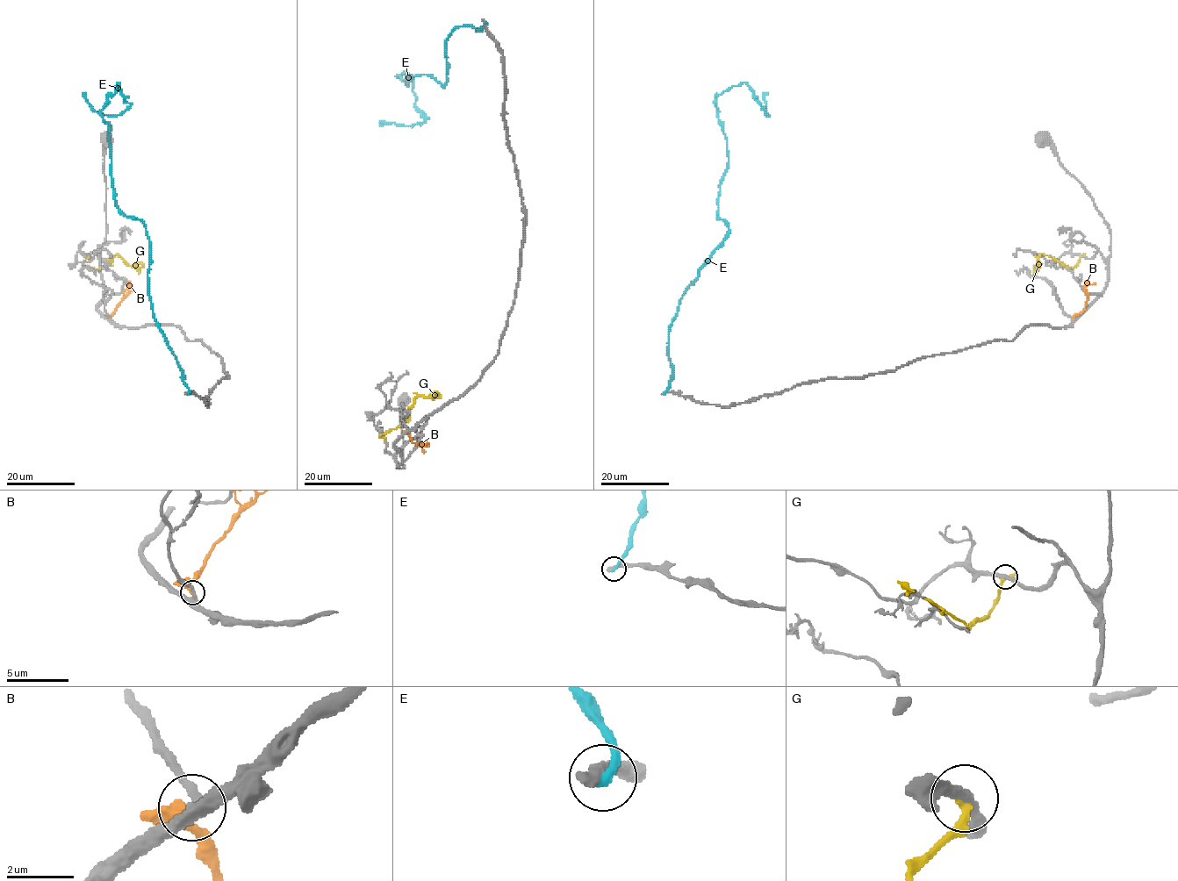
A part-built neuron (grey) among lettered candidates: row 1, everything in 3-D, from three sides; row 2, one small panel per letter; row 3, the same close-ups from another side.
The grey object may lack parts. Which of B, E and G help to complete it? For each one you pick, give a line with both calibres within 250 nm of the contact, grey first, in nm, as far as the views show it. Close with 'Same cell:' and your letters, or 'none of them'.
Same cell: none of them

